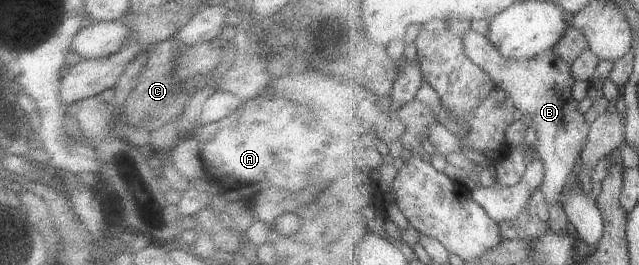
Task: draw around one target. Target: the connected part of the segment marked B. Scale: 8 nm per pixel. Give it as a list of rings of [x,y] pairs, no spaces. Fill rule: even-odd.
[[[474,29],[468,32],[468,35],[464,35],[464,46],[467,50],[467,57],[471,58],[476,65],[482,67],[492,77],[492,81],[508,95],[508,99],[514,102],[516,109],[525,115],[533,129],[536,130],[534,147],[540,161],[542,161],[542,165],[544,165],[544,181],[542,181],[540,191],[544,193],[544,199],[548,203],[548,213],[550,213],[550,219],[548,219],[549,230],[554,231],[554,233],[566,233],[566,227],[568,227],[570,221],[563,207],[563,194],[572,173],[580,163],[582,149],[584,149],[592,129],[592,123],[586,121],[585,113],[578,109],[579,102],[571,95],[571,87],[574,85],[575,80],[574,75],[572,75],[572,65],[568,61],[564,61],[564,57],[556,57],[556,53],[550,49],[531,60],[516,60],[504,57],[485,35],[474,31]]]

